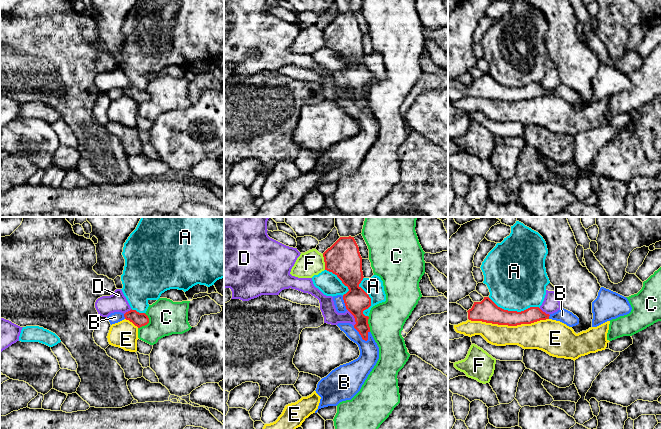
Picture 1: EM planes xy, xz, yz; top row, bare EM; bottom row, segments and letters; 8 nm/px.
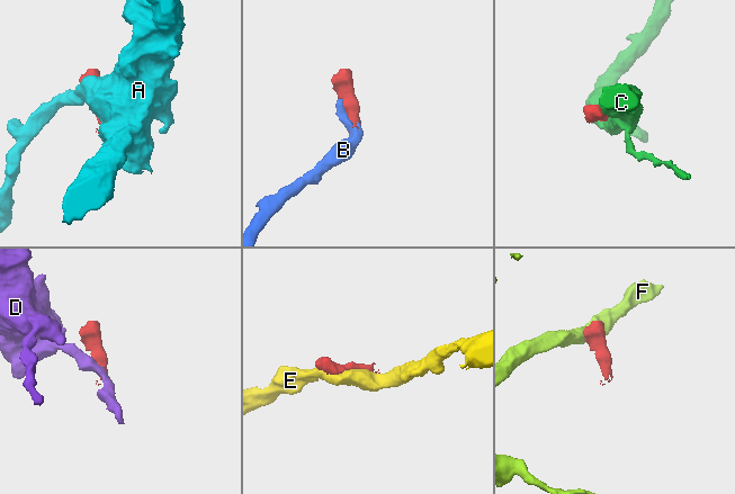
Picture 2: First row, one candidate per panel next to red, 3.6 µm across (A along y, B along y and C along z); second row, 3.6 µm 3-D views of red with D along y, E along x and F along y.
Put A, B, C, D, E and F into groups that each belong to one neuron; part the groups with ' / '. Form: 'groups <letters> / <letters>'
groups A / B / C / D / E / F

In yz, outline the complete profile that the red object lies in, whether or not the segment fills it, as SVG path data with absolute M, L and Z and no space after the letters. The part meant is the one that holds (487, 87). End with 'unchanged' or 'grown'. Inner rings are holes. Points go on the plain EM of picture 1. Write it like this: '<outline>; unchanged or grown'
M484 73L481 78L474 78L472 84L468 87L457 79L448 79L448 99L451 101L458 101L471 96L517 102L546 95L560 97L569 103L579 100L579 94L564 84L550 91L543 88L539 83L530 83L521 88L508 87L498 83L489 73Z; grown

